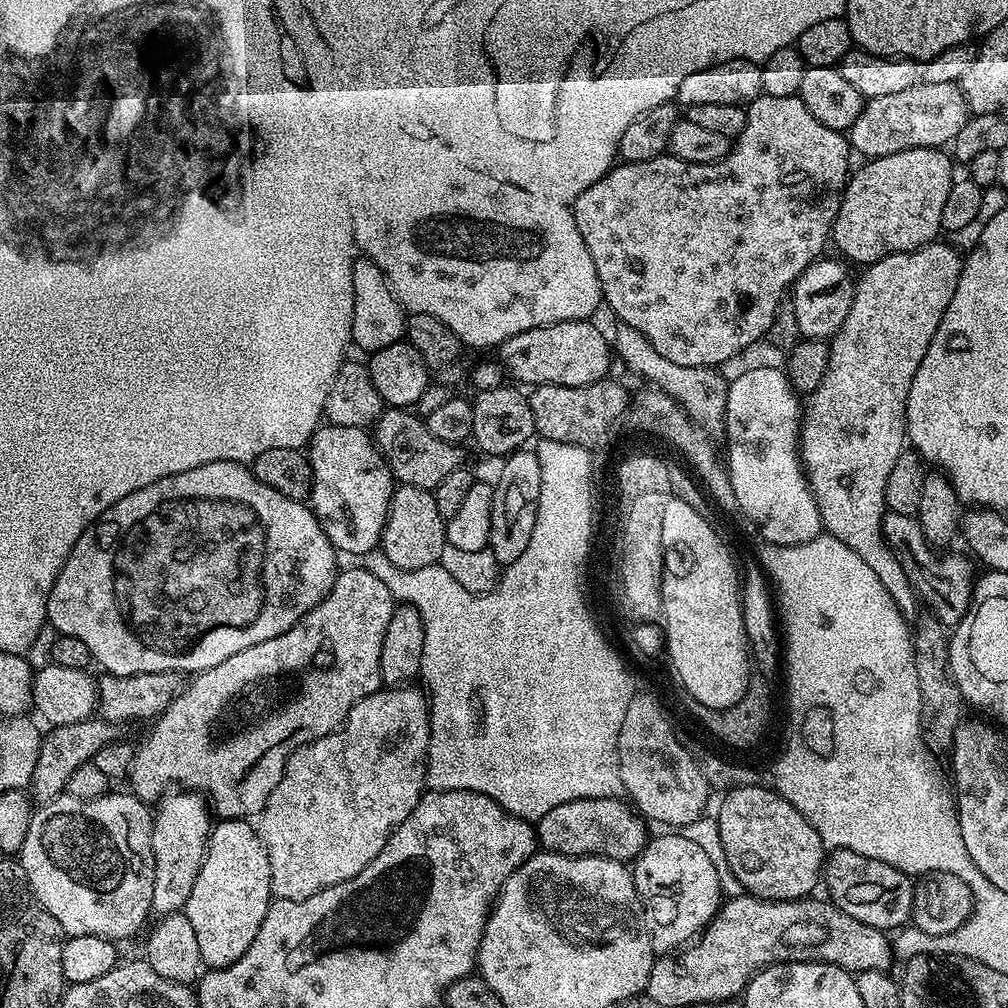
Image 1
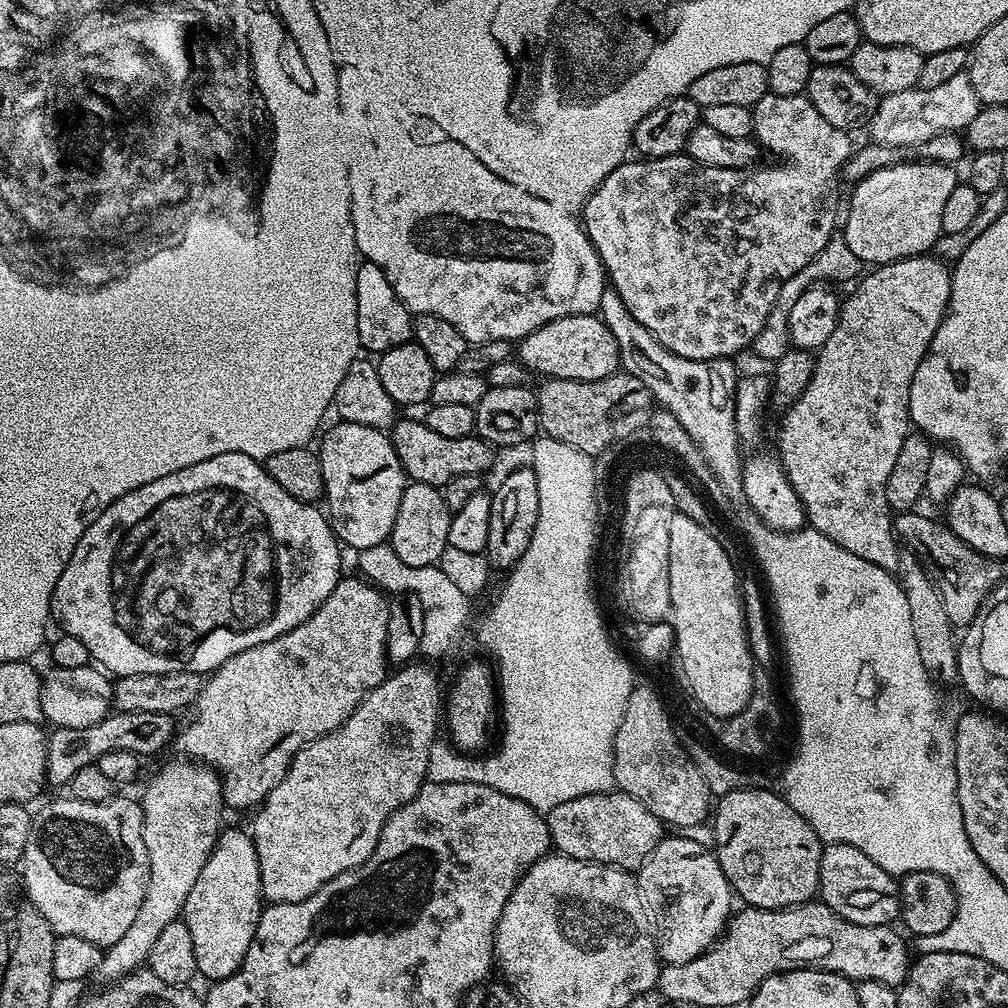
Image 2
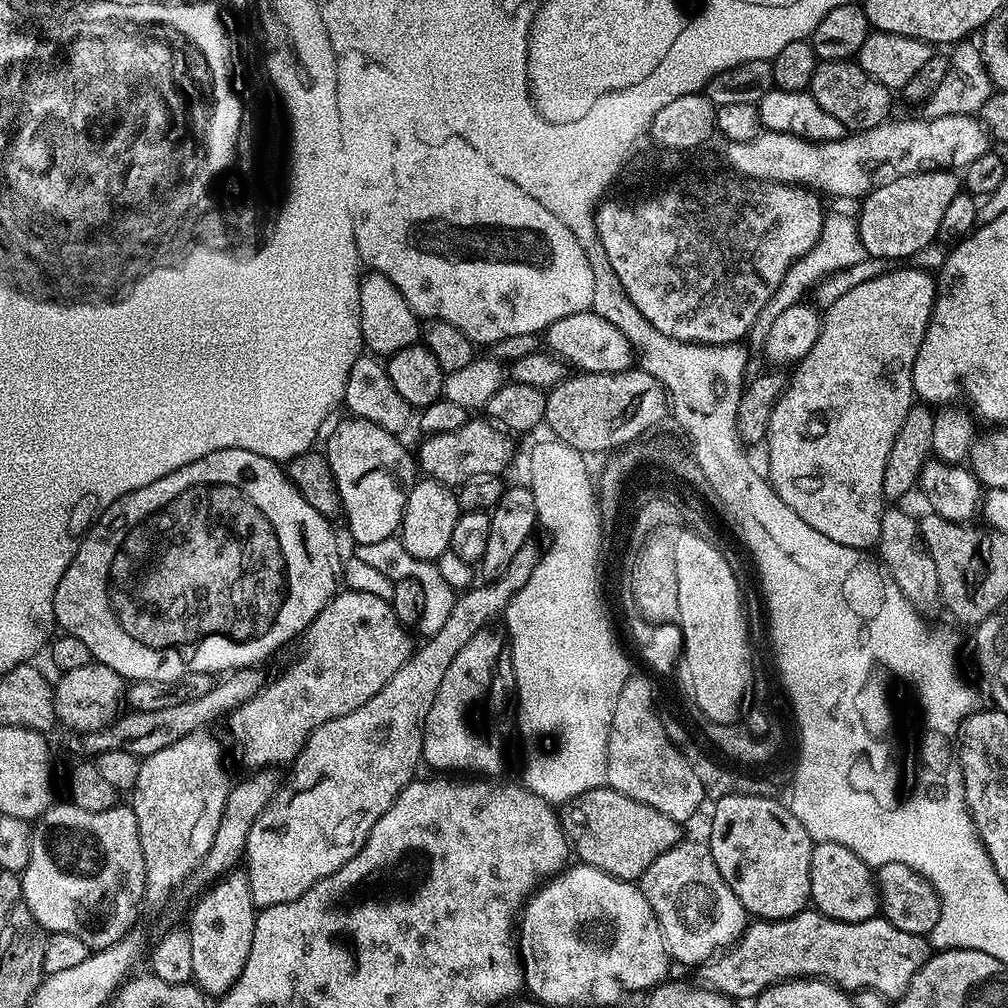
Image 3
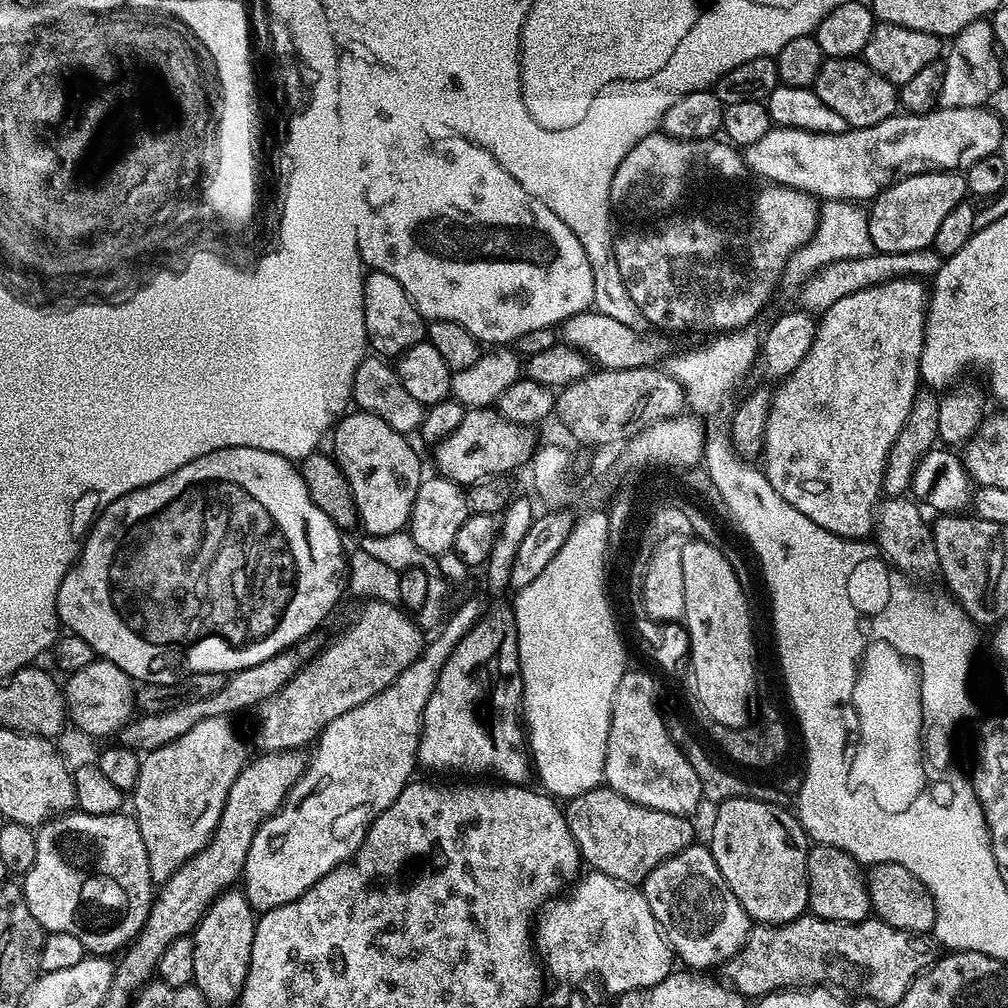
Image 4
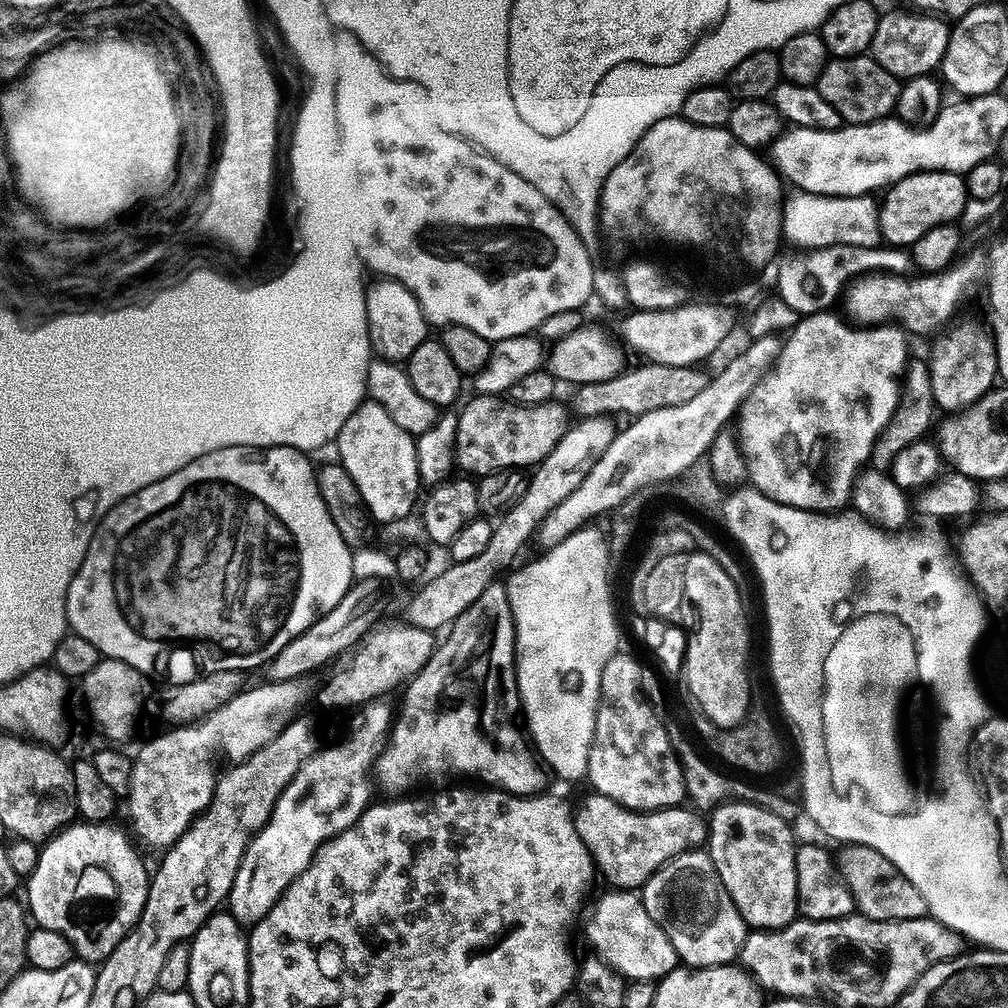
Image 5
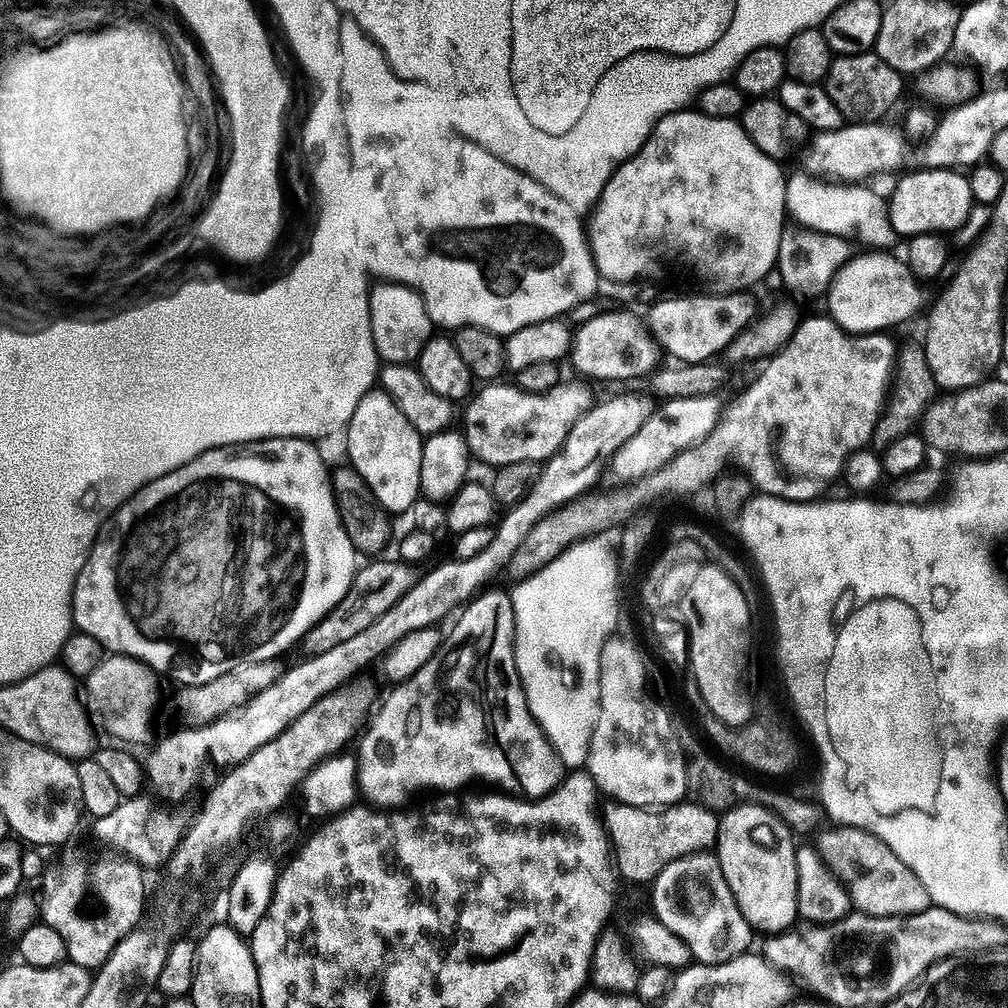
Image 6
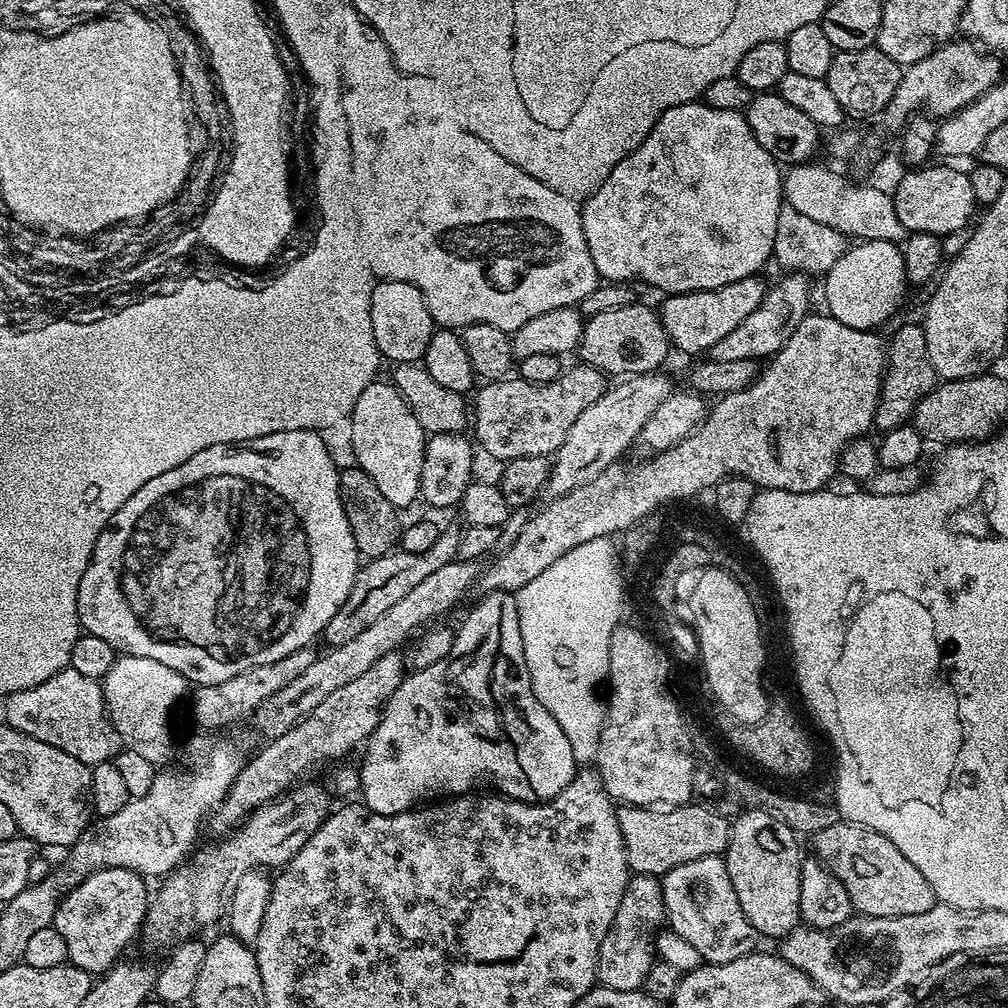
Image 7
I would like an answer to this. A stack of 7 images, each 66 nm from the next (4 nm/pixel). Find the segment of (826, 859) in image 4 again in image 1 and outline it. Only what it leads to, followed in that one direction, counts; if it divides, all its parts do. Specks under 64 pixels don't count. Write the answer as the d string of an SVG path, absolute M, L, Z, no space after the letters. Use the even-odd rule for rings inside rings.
M836 850L827 857L822 880L825 885L828 883L827 895L831 903L846 914L850 914L850 918L858 918L858 922L866 922L866 926L900 930L911 921L914 902L913 877L886 862L878 862L874 858L854 854L854 850L845 852Z

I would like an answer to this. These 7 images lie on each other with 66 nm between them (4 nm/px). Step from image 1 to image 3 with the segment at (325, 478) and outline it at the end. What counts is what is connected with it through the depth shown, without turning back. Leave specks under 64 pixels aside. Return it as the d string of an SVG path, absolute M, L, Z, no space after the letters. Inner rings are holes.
M347 418L328 436L326 455L332 481L340 495L342 516L348 519L356 544L382 542L400 530L408 489L418 479L418 464L404 449L401 437L374 426L374 422Z

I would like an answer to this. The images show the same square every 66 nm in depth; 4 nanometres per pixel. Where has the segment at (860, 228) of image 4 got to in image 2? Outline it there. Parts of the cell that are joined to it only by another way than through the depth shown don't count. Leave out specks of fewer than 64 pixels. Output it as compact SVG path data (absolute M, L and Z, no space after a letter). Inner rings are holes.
M833 236L815 259L807 263L802 270L798 270L798 273L794 274L794 277L788 278L786 282L782 284L782 288L778 292L778 297L775 299L774 306L771 307L769 314L767 314L764 328L759 331L759 334L753 342L752 351L762 360L775 362L782 354L788 352L788 349L791 347L792 343L789 336L788 322L790 309L792 309L796 300L798 300L808 288L822 281L830 282L828 280L838 280L842 282L854 277L854 279L857 279L859 277L858 272L863 269L863 266L860 259L846 246L844 238L842 236Z

